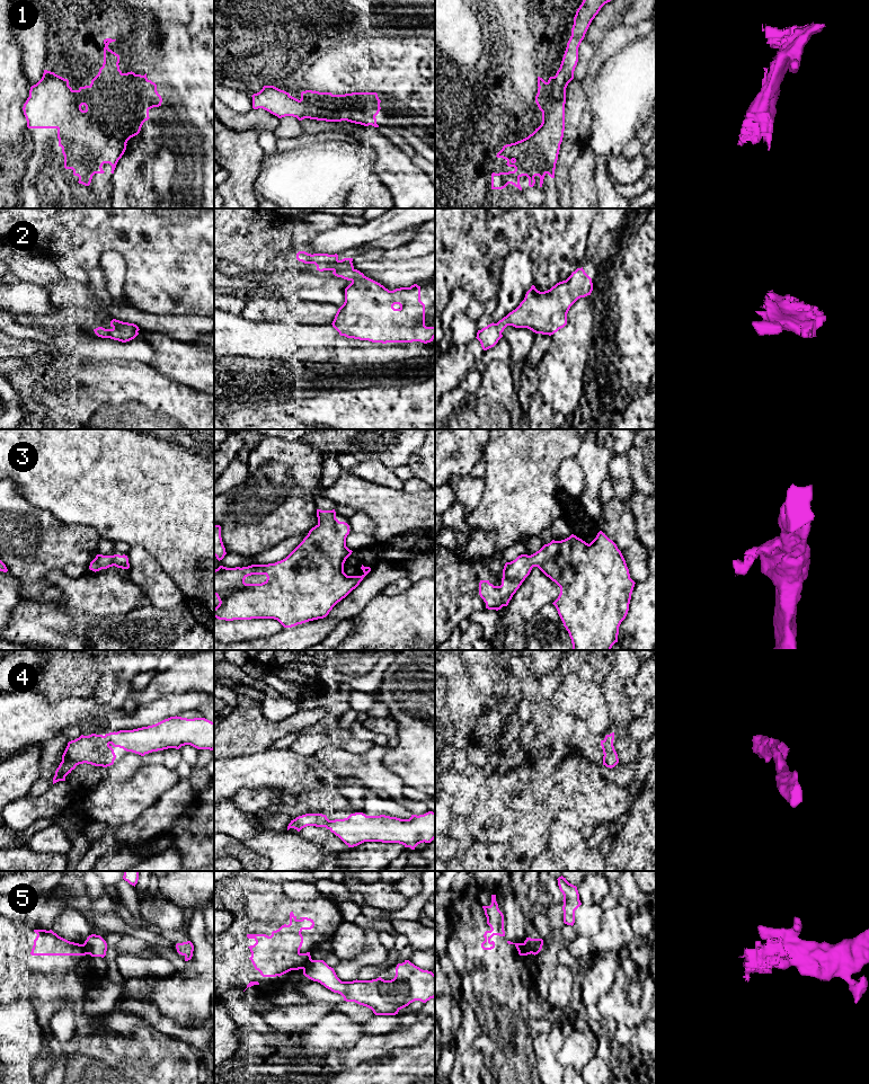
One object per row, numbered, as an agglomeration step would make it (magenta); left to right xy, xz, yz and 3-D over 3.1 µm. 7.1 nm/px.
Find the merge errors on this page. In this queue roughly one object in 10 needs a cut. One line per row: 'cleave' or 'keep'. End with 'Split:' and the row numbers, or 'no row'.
1: keep
2: keep
3: keep
4: keep
5: cleave
Split: 5

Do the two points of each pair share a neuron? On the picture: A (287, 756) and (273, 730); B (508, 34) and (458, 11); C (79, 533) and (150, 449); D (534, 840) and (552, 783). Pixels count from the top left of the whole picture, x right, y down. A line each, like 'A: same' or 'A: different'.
A: different
B: different
C: different
D: same

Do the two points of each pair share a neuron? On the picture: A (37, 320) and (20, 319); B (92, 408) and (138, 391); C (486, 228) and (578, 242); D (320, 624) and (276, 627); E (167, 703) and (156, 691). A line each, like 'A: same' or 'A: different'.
A: same
B: same
C: same
D: different
E: different

